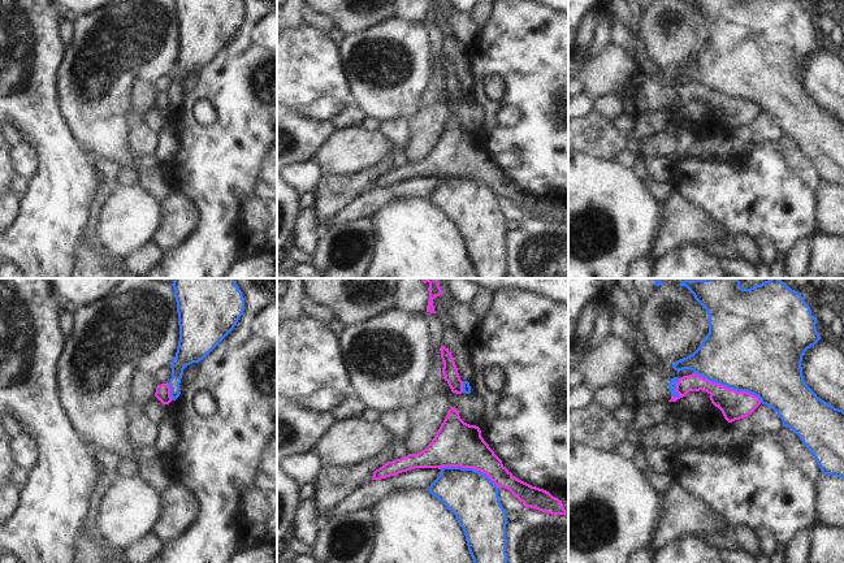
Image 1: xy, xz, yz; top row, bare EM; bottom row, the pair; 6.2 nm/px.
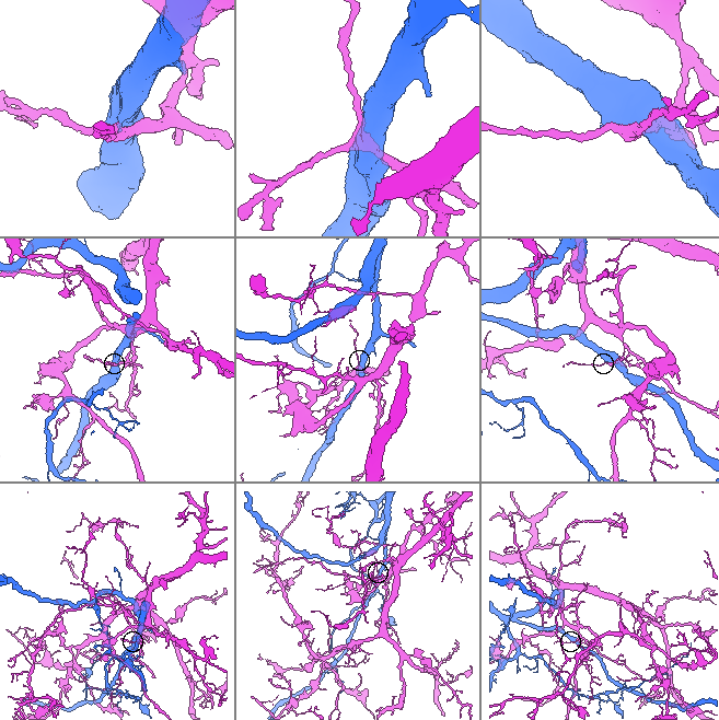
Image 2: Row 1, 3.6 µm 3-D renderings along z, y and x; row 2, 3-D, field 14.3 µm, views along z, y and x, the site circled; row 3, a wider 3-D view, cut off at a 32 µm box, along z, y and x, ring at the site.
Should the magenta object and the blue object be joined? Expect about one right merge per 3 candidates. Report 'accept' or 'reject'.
reject

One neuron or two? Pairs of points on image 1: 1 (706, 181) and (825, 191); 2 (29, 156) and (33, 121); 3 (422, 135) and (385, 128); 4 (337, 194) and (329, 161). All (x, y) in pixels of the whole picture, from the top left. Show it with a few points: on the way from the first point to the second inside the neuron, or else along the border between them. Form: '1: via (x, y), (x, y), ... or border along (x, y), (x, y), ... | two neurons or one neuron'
1: border along (814, 191), (817, 202), (816, 222) | two neurons
2: border along (24, 141), (38, 157), (34, 174) | two neurons
3: border along (408, 120), (410, 139), (402, 148) | two neurons
4: border along (362, 170), (346, 174), (324, 173) | two neurons

